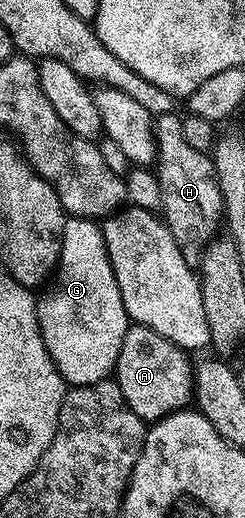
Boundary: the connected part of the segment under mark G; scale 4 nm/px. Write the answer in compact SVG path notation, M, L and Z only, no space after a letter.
M65 218L60 259L46 286L39 292L36 300L36 317L40 326L40 337L48 356L65 384L85 387L109 378L115 372L118 353L122 353L122 341L128 332L130 320L108 254L104 251L101 224L96 219Z

